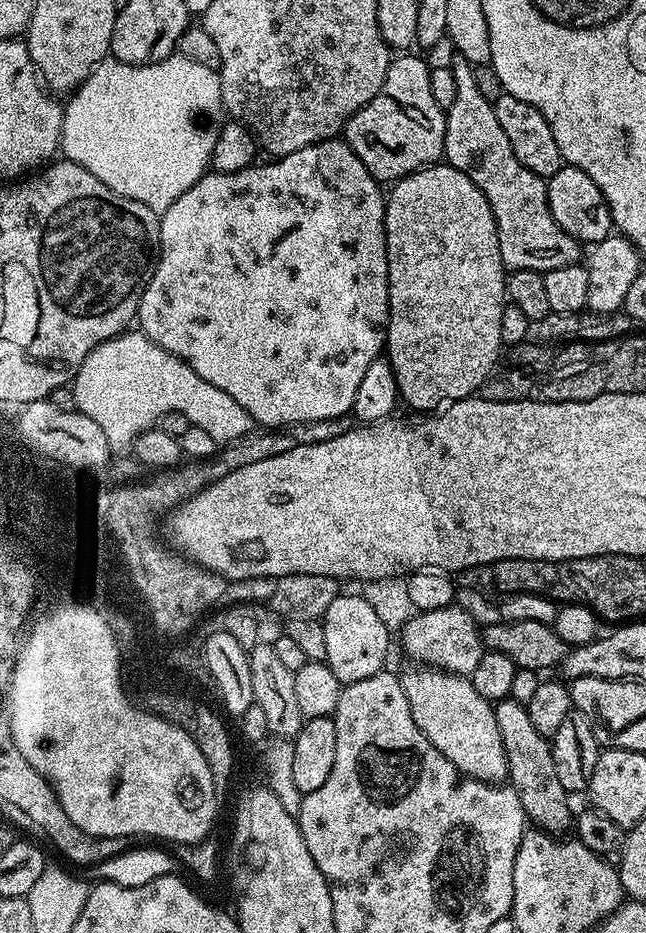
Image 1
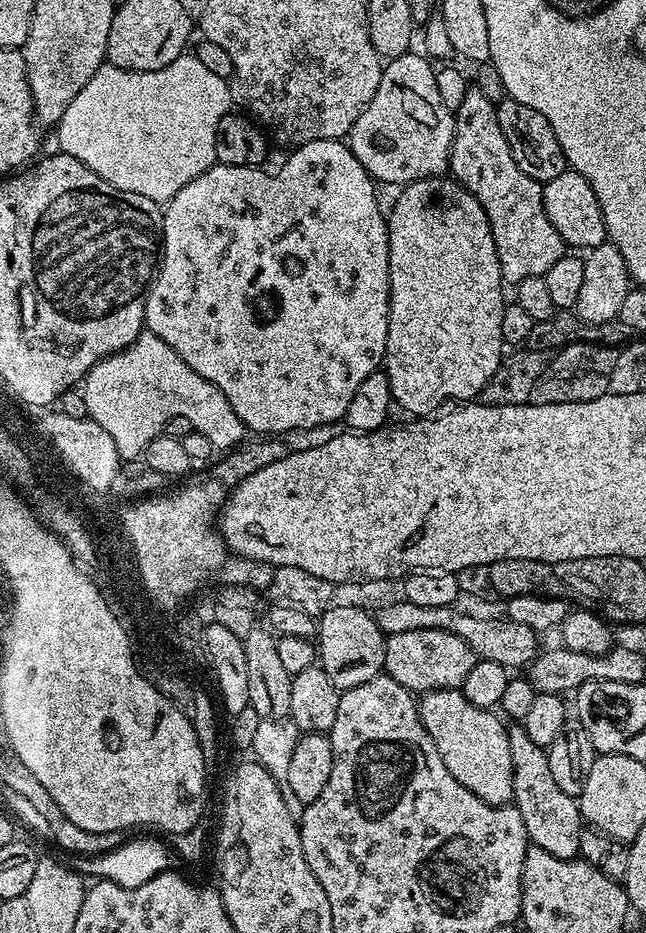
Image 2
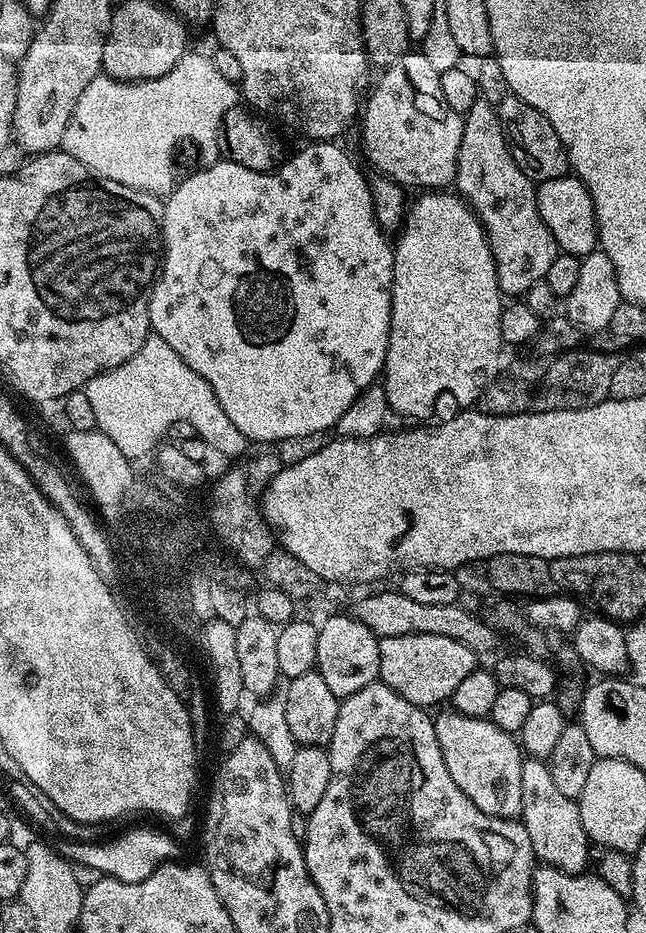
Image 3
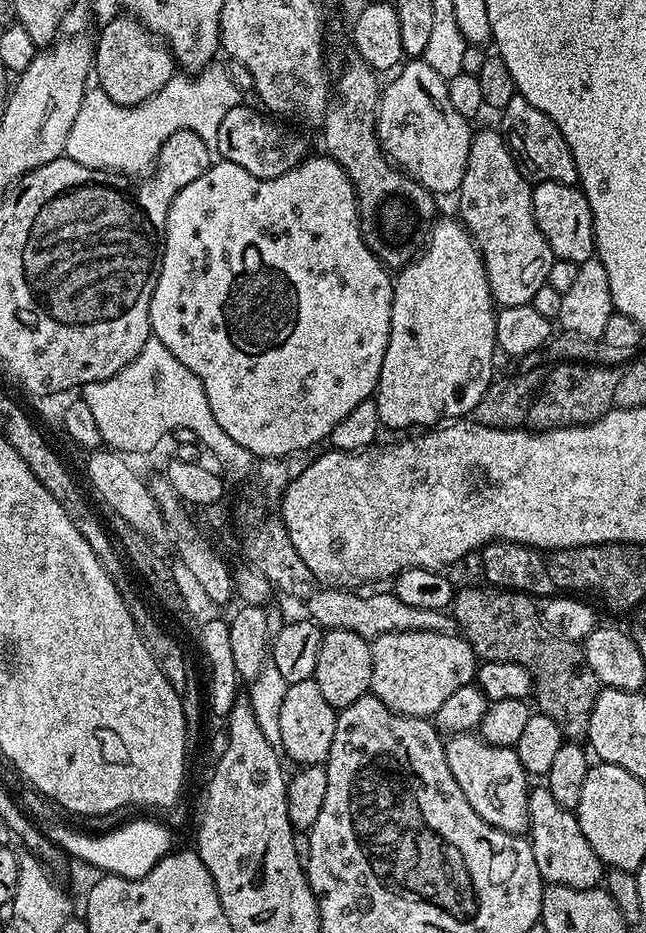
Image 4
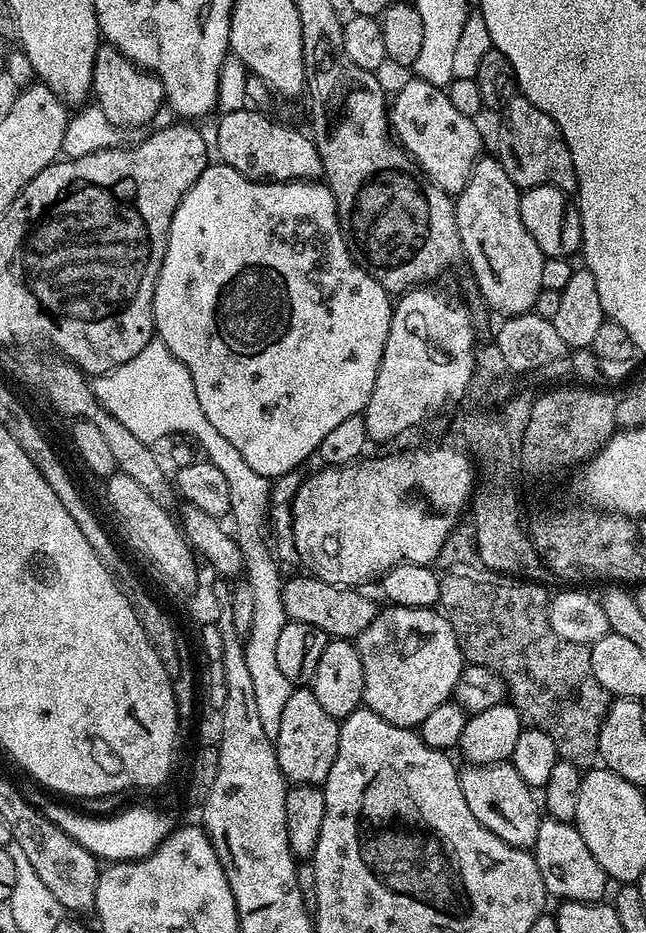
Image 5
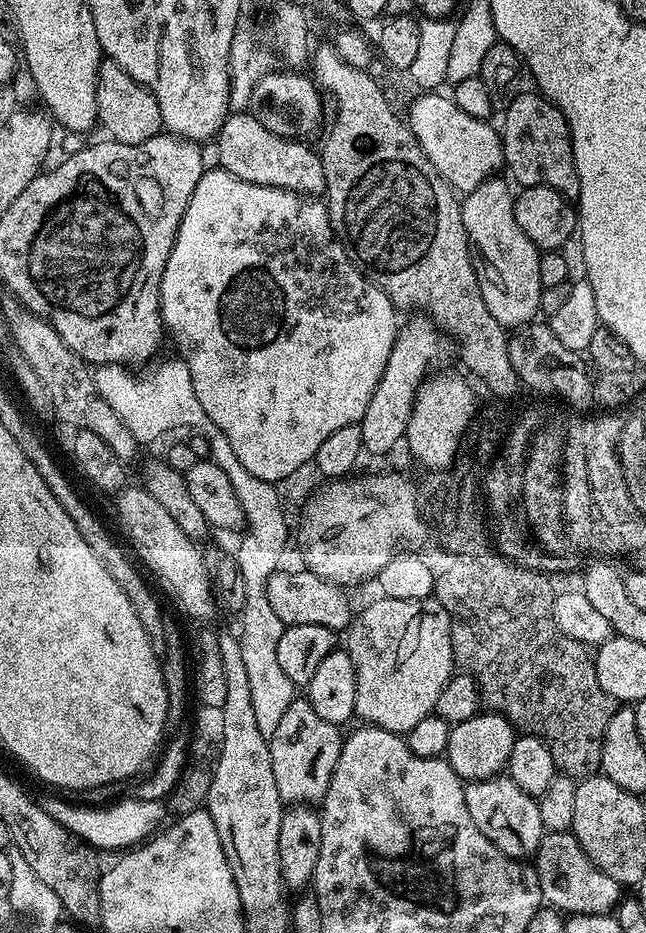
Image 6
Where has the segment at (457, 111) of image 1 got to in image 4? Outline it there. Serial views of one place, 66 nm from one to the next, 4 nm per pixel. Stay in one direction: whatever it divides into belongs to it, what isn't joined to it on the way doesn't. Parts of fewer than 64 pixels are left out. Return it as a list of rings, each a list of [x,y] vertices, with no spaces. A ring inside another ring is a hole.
[[[492,128],[486,129],[485,132],[477,131],[472,137],[470,158],[458,189],[458,197],[460,196],[458,216],[480,249],[492,299],[500,308],[531,304],[538,290],[542,290],[542,286],[548,282],[548,275],[552,269],[554,259],[552,251],[542,230],[538,230],[534,222],[532,190],[533,185],[520,173],[516,158],[512,155],[503,135]]]

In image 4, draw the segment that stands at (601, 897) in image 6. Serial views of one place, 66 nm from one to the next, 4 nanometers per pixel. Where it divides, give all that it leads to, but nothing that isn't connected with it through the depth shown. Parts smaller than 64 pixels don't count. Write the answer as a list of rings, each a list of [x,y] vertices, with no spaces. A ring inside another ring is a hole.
[[[547,786],[533,787],[528,794],[530,813],[530,839],[534,860],[538,862],[540,875],[549,885],[561,884],[567,888],[595,888],[601,883],[606,865],[586,842],[576,820],[575,811],[563,808]]]

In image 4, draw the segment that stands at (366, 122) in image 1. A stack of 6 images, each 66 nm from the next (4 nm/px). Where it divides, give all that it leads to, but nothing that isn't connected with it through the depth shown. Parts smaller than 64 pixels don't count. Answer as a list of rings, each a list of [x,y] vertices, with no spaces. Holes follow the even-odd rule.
[[[423,58],[409,59],[392,78],[388,85],[383,85],[380,109],[376,112],[376,137],[380,140],[384,155],[403,168],[429,192],[455,193],[462,182],[470,158],[474,128],[468,125],[471,124],[469,117],[458,114],[458,110],[450,104],[446,80],[437,75]]]

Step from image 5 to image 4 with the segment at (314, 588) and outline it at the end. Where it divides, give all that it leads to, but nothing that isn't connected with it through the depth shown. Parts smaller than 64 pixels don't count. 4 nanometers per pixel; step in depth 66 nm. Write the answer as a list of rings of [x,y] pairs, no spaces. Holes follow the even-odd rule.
[[[320,586],[307,597],[307,615],[315,620],[321,628],[337,628],[350,630],[371,642],[376,637],[390,632],[452,632],[454,620],[445,609],[421,610],[418,606],[406,606],[395,591],[372,592],[369,596],[359,596],[361,593],[346,588]]]

